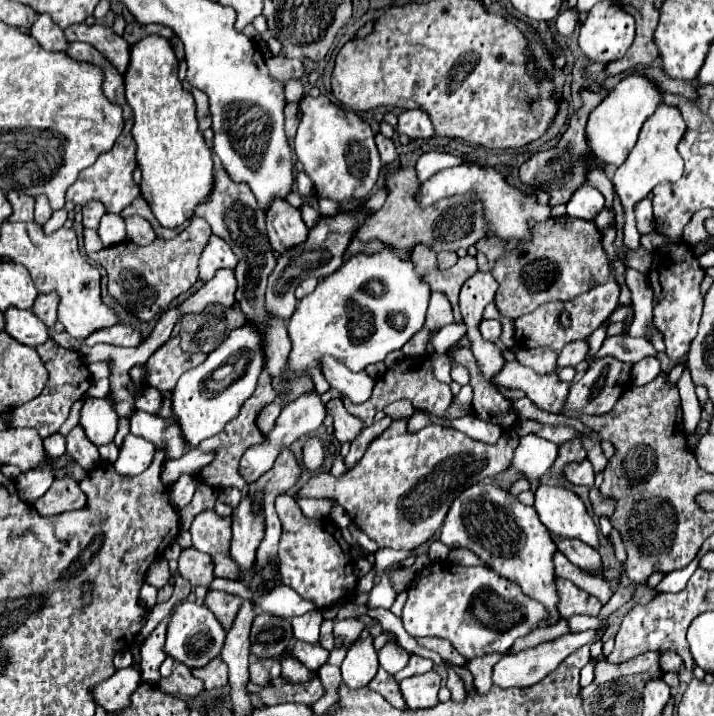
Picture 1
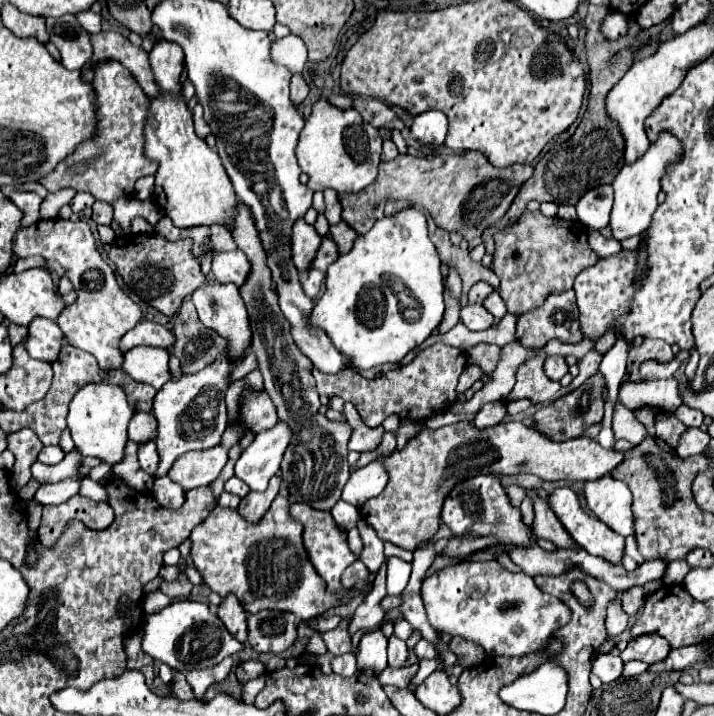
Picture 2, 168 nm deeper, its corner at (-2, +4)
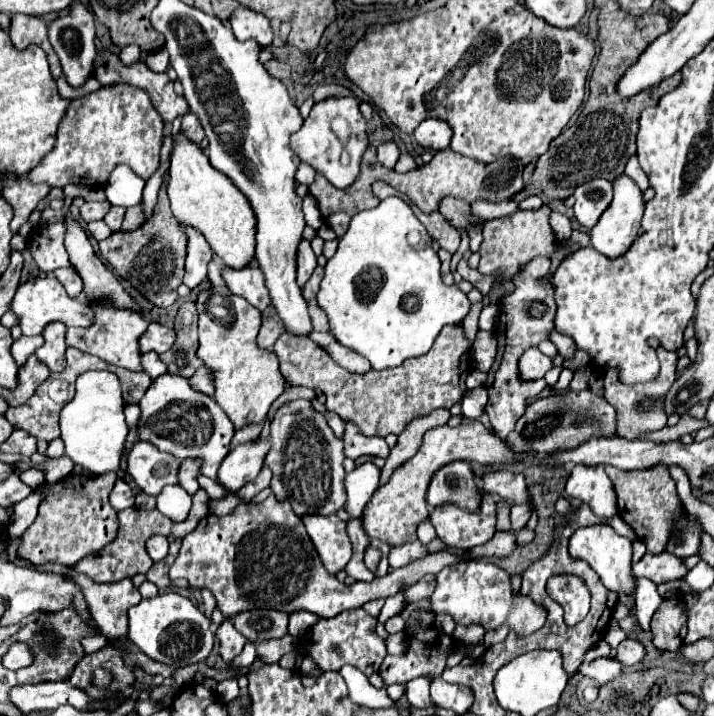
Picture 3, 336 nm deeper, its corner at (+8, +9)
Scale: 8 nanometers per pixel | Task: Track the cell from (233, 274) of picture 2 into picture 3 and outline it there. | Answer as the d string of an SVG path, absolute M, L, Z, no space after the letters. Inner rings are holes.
M246 265L240 271L224 267L222 269L222 279L234 295L244 297L258 311L266 311L266 307L270 305L268 291L264 287L264 275L256 265Z

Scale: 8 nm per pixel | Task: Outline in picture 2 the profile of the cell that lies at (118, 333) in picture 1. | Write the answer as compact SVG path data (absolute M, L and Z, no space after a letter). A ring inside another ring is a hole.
M142 322L138 324L124 340L120 342L120 348L136 348L136 346L158 346L158 348L170 348L176 342L176 336L156 322Z

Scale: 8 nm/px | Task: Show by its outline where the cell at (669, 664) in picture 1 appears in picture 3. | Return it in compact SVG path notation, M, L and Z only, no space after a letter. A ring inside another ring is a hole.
M626 637L618 649L616 649L616 657L618 661L622 661L626 667L628 665L636 665L638 661L642 661L646 655L646 647L636 639L636 637Z

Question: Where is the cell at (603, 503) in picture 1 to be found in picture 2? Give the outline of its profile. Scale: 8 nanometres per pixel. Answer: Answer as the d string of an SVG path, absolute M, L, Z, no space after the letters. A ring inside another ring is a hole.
M602 476L584 484L584 496L596 518L610 526L616 534L634 534L634 520L630 510L632 494L624 482L612 476Z

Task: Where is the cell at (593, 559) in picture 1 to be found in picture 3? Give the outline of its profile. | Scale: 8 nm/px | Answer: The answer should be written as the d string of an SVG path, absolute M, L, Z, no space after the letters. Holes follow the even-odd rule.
M494 471L482 477L482 489L486 493L498 493L504 499L510 499L516 505L532 505L530 491L524 481L524 475L510 471Z

